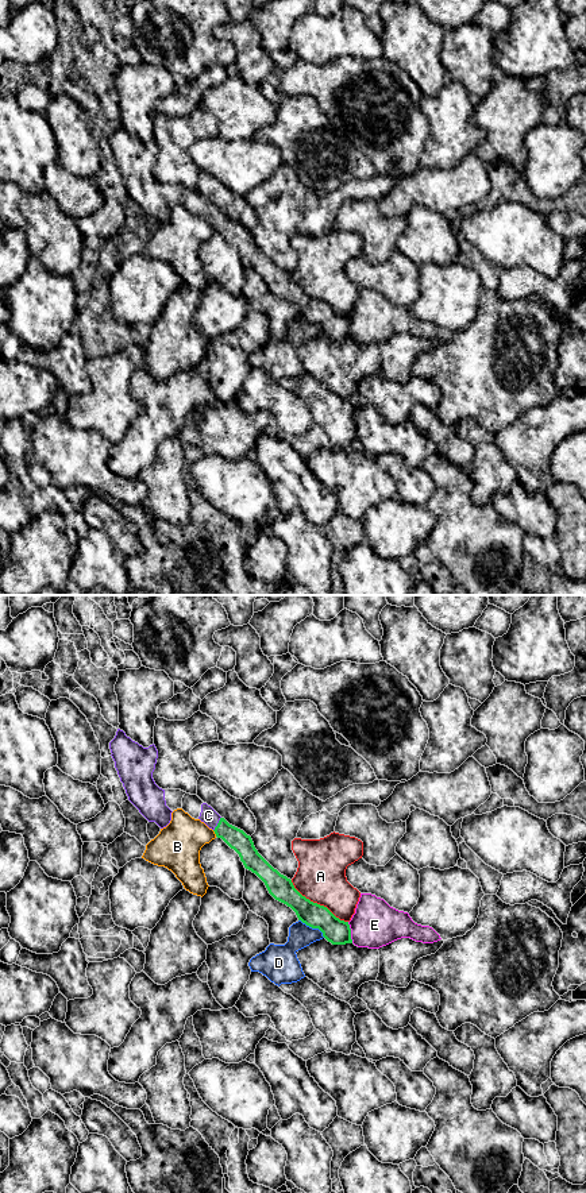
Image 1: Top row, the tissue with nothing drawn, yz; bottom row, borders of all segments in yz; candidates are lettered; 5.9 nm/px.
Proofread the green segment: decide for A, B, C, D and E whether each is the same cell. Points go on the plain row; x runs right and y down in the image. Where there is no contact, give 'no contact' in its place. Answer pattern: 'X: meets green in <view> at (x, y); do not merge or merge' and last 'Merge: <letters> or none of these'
A: meets green in yz at (316, 298); do not merge
B: meets green in yz at (215, 228); do not merge
C: meets green in yz at (218, 219); merge
D: meets green in yz at (312, 323); do not merge
E: meets green in yz at (350, 328); do not merge
Merge: C

